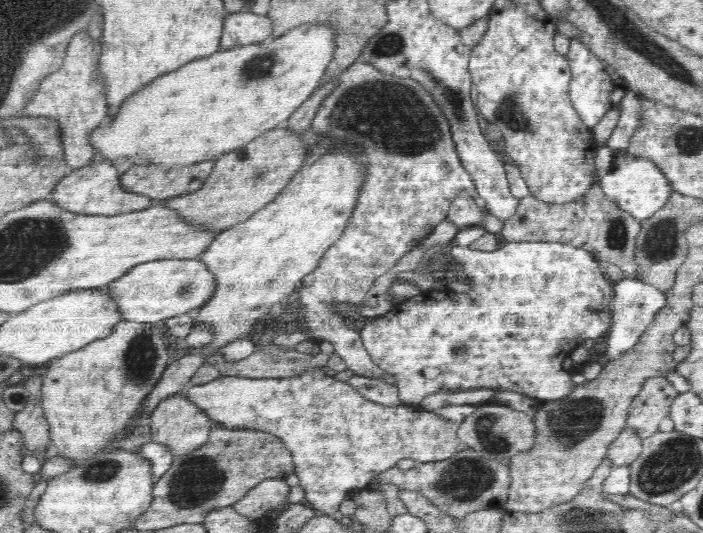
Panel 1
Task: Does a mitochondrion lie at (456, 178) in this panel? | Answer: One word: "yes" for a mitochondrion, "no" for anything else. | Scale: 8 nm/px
no

